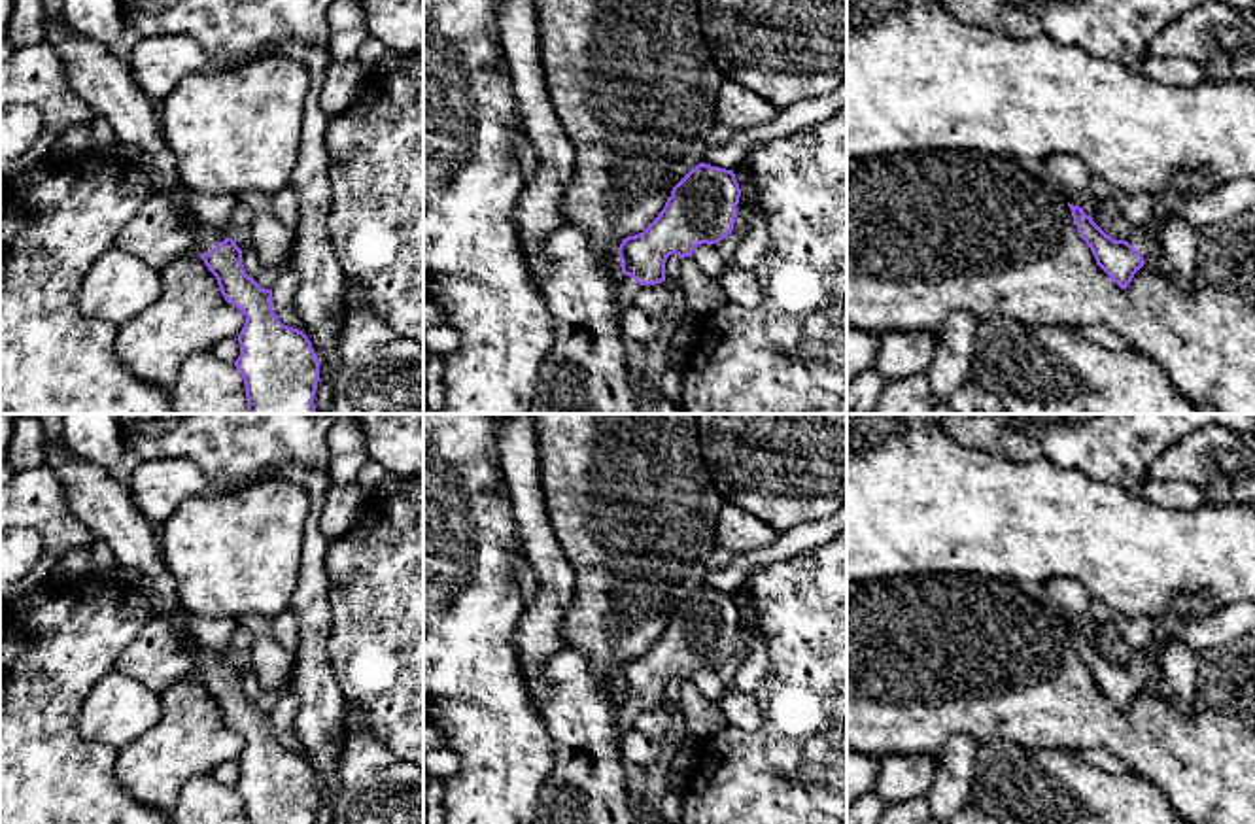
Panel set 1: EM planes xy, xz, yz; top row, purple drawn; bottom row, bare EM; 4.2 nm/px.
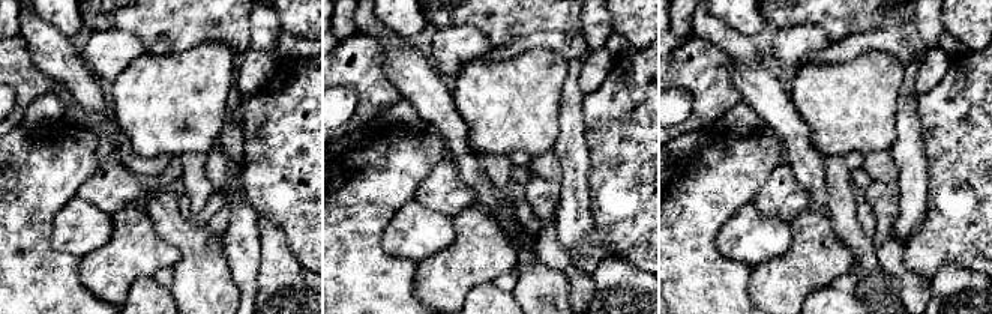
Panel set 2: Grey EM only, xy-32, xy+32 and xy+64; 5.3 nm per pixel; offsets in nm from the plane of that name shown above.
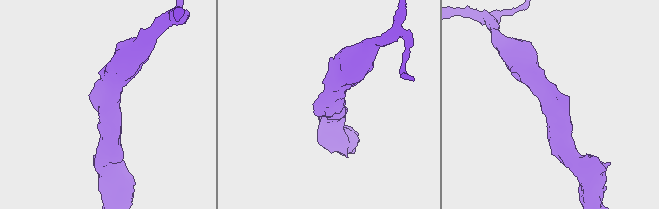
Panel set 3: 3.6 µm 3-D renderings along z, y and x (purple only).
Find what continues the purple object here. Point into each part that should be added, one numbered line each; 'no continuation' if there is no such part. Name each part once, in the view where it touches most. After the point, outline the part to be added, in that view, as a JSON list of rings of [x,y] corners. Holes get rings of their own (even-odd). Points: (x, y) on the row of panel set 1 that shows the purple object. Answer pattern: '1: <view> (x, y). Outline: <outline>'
1: xy (104, 82). Outline: [[[66,23],[49,25],[45,40],[59,51],[68,85],[112,125],[125,153],[138,153],[147,161],[155,187],[172,200],[176,214],[195,227],[195,253],[204,255],[223,242],[227,236],[195,219],[187,200],[176,193],[183,185],[178,159],[163,136],[159,106],[136,85],[129,64]]]

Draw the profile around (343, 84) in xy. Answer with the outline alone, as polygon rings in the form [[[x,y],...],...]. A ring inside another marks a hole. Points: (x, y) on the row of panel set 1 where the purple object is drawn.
[[[333,60],[329,64],[319,93],[319,106],[329,119],[340,115],[353,104],[363,91],[367,74],[359,60]]]

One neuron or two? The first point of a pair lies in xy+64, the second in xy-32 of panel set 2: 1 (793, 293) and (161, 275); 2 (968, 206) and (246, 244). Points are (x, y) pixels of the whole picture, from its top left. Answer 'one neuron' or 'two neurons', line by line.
1: two neurons
2: two neurons

